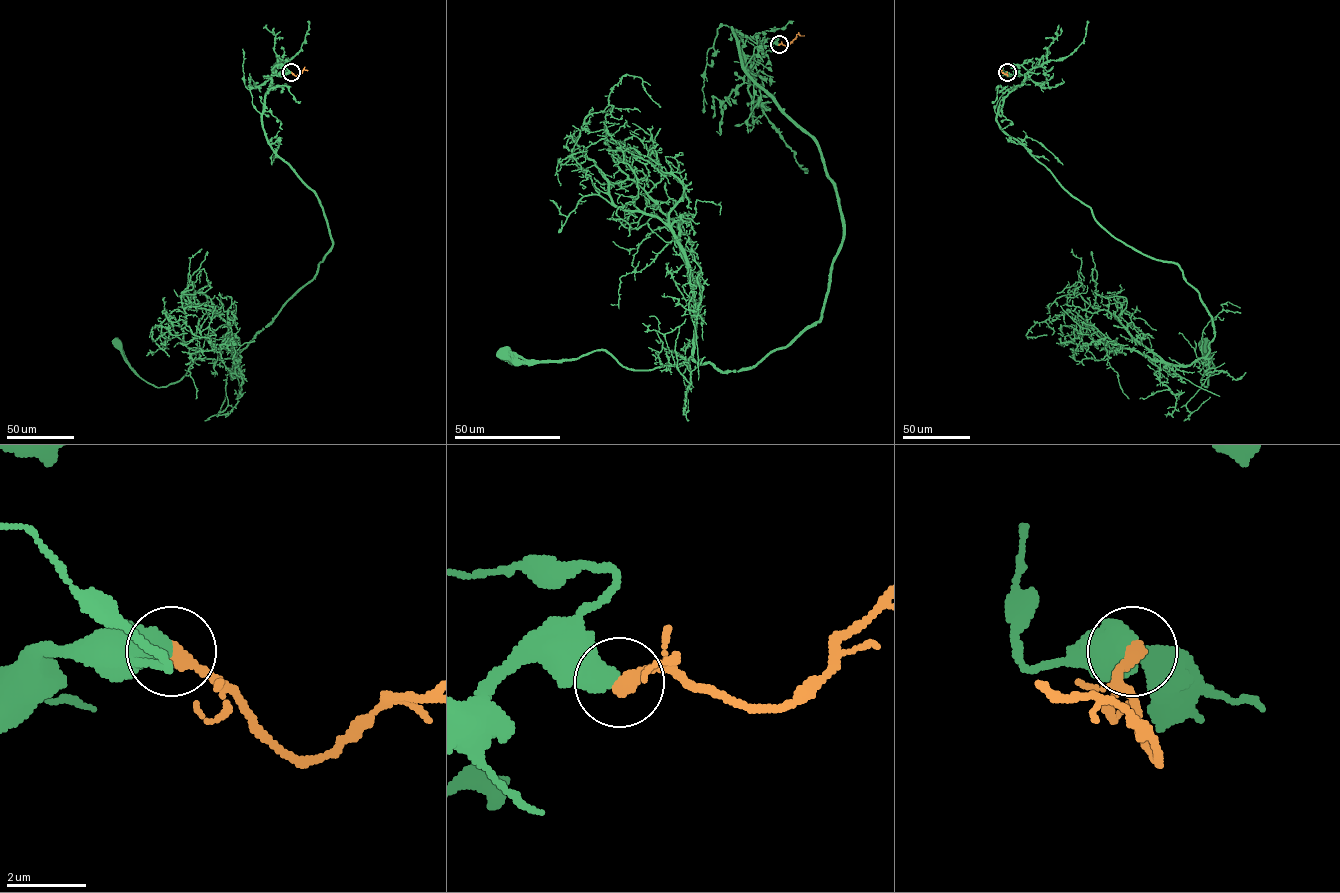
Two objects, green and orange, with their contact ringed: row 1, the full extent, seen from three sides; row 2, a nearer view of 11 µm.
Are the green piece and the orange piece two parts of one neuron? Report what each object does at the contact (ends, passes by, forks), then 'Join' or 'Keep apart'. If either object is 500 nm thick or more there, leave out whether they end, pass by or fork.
Keep apart

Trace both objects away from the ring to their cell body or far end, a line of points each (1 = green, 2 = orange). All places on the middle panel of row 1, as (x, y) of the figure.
1: (778, 44), (746, 73), (733, 28), (835, 190), (821, 319), (738, 371), (502, 353)
2: (778, 44), (787, 45), (797, 34), (804, 35)

